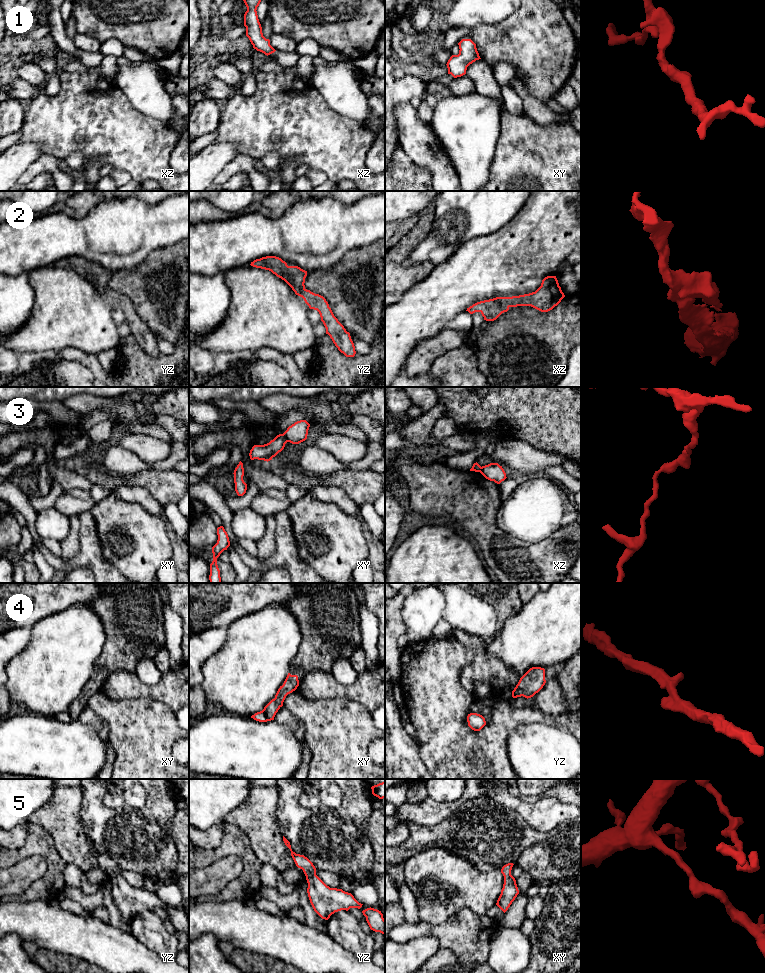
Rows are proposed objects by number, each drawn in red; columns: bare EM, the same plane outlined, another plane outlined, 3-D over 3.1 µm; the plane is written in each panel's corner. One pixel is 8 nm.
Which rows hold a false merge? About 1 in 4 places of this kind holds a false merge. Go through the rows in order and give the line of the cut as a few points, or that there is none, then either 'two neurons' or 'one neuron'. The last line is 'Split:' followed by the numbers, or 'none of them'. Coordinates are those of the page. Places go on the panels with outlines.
1: no cut; one neuron
2: no cut; one neuron
3: cut in xy along (282, 434), (287, 441); two neurons
4: no cut; one neuron
5: no cut; one neuron
Split: 3

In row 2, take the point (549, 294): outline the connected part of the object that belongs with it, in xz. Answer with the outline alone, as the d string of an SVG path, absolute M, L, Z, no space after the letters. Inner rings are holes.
M547 276L535 292L480 301L467 308L466 311L470 314L480 312L484 320L494 321L502 313L507 312L510 307L531 306L541 312L548 312L557 306L564 297L556 276Z

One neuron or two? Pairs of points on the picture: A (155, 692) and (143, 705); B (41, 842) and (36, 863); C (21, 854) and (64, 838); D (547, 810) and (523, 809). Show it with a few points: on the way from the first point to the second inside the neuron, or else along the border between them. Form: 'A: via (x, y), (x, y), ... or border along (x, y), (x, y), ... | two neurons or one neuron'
A: border along (127, 698), (157, 699), (170, 709) | two neurons
B: border along (21, 861), (39, 855), (44, 859), (48, 869) | two neurons
C: border along (38, 824), (49, 833), (55, 849), (65, 862) | two neurons
D: via (541, 811), (529, 811) | one neuron

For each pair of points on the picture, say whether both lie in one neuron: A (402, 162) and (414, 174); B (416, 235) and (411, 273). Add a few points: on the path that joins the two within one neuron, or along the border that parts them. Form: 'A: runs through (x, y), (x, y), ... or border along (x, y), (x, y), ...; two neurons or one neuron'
A: runs through (405, 165), (411, 171); one neuron
B: runs through (405, 246), (399, 253), (400, 267); one neuron

